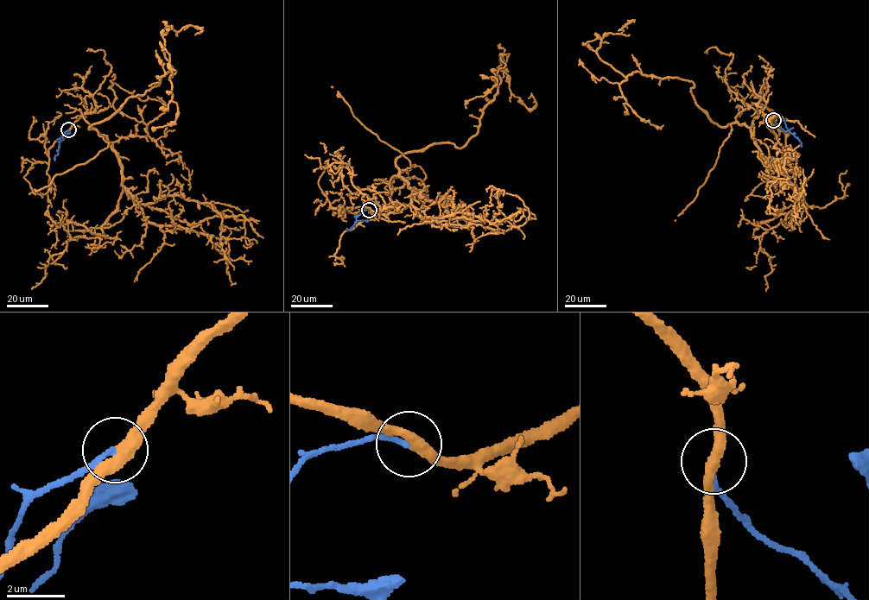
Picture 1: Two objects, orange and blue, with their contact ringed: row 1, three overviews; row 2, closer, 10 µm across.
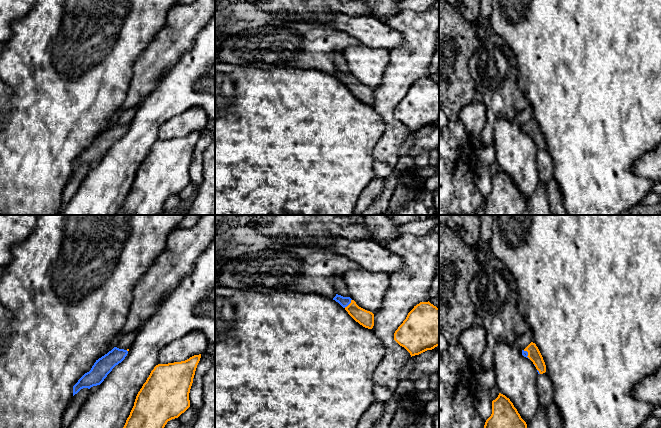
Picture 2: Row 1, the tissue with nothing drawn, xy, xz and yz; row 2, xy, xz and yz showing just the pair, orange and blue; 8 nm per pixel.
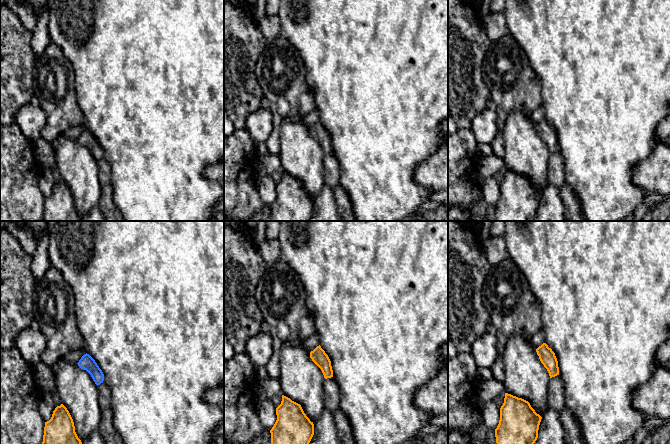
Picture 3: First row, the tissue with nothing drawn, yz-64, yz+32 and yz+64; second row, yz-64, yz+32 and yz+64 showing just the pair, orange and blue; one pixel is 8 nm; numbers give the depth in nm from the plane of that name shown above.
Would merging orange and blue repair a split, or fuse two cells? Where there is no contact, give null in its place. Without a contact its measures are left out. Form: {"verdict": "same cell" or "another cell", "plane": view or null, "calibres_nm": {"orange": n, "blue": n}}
{"verdict": "same cell", "plane": "xz", "calibres_nm": {"orange": 130, "blue": 80}}

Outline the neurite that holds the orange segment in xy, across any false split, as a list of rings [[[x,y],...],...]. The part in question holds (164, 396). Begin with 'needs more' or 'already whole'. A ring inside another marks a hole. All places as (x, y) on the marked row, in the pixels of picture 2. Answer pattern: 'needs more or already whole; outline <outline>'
already whole; outline [[[201,354],[181,362],[156,365],[138,392],[134,406],[123,428],[164,428],[168,421],[178,418],[184,413],[190,407],[189,393],[200,358]]]

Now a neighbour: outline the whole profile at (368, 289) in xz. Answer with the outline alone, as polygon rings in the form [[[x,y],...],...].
[[[364,269],[350,270],[341,275],[356,304],[372,313],[378,311],[390,287],[390,275]]]

